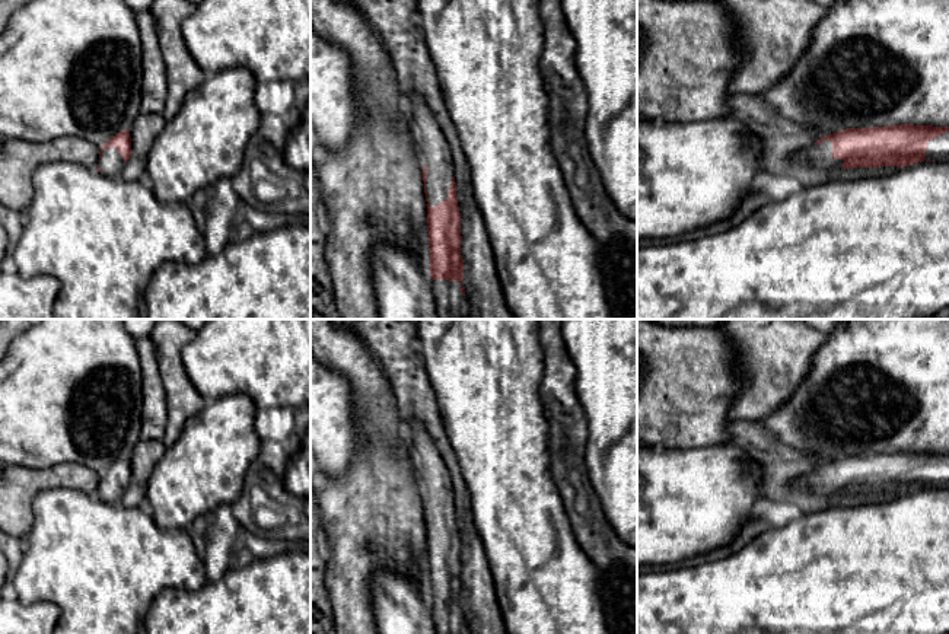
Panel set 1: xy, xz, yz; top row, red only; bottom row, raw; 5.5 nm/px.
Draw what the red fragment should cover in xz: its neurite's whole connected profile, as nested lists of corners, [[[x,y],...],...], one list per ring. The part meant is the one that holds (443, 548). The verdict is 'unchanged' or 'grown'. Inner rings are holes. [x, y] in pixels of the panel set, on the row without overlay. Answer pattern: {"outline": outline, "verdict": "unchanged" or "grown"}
{"outline": [[[413,423],[408,433],[424,487],[430,600],[437,634],[462,634],[465,624],[461,582],[461,539],[449,471],[429,433]]], "verdict": "grown"}

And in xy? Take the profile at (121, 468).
{"outline": [[[128,456],[115,461],[105,472],[101,474],[98,498],[108,503],[120,503],[125,488],[131,482],[131,463]]], "verdict": "grown"}

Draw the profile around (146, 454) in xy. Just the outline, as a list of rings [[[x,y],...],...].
[[[138,440],[130,455],[131,482],[120,503],[125,507],[146,507],[149,478],[166,452],[162,440]]]

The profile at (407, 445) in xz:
[[[408,431],[405,434],[405,439],[402,440],[402,449],[405,450],[407,456],[414,463],[414,475],[415,475],[415,480],[417,480],[417,487],[418,487],[420,496],[423,498],[423,496],[424,496],[424,487],[423,487],[421,480],[420,480],[418,472],[417,472],[415,452],[414,452],[413,442],[411,442],[411,437],[410,437],[410,433]]]

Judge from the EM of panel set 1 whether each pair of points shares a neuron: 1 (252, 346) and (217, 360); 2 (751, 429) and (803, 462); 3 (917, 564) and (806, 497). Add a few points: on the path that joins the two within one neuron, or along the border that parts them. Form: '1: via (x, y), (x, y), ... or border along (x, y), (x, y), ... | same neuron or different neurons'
1: via (244, 347), (226, 356) | same neuron
2: via (764, 442), (785, 462), (790, 462) | same neuron
3: border along (857, 505), (830, 505), (805, 513) | different neurons

